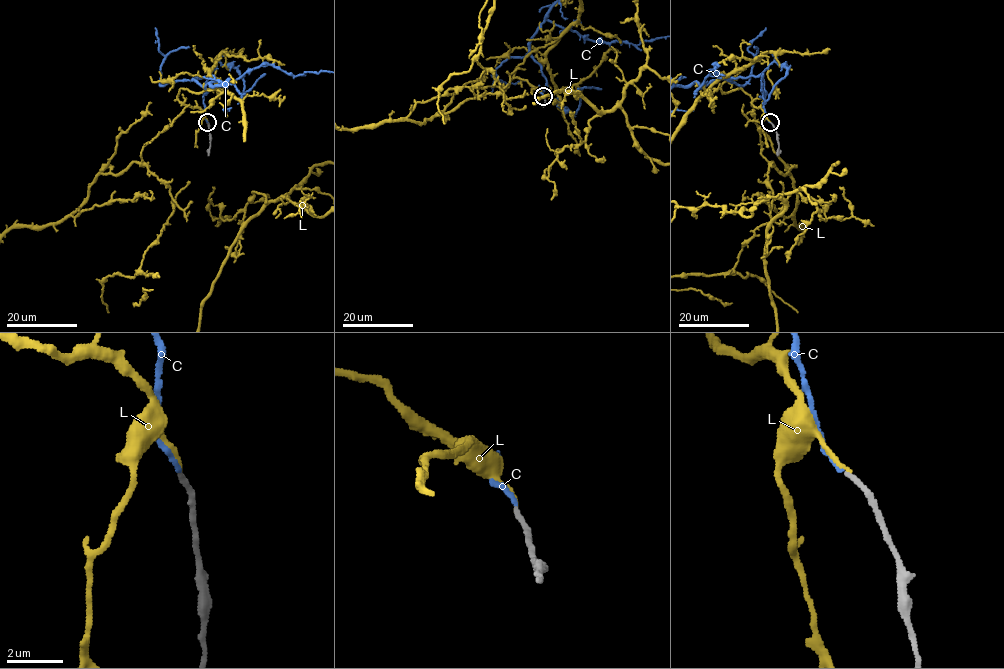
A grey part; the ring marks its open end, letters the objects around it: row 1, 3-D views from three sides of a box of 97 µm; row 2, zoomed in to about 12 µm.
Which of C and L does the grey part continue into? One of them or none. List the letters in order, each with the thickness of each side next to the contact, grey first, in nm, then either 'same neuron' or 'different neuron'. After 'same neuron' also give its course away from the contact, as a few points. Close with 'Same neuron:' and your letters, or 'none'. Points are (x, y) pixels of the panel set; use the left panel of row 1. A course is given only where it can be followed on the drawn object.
C: calibres 170 and 160 nm; same neuron
L: calibres 190 and 120 nm; different neuron
Same neuron: C

